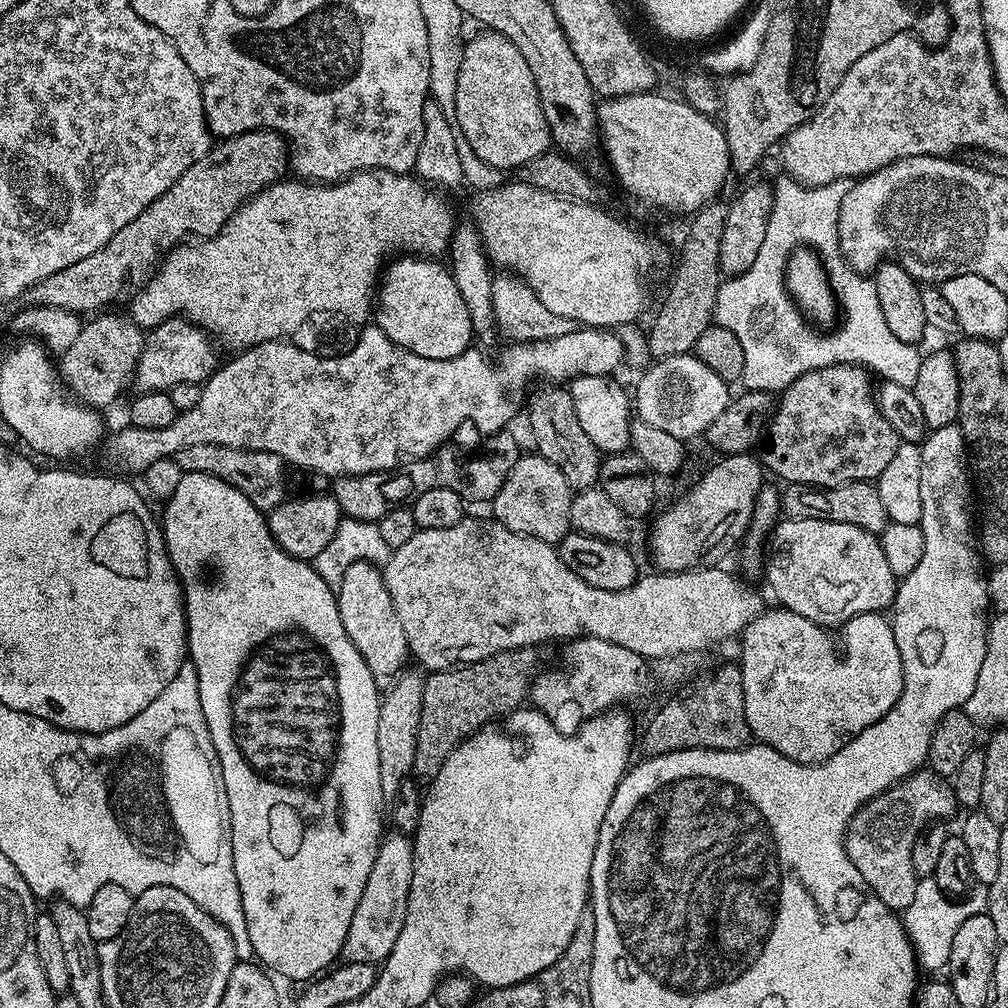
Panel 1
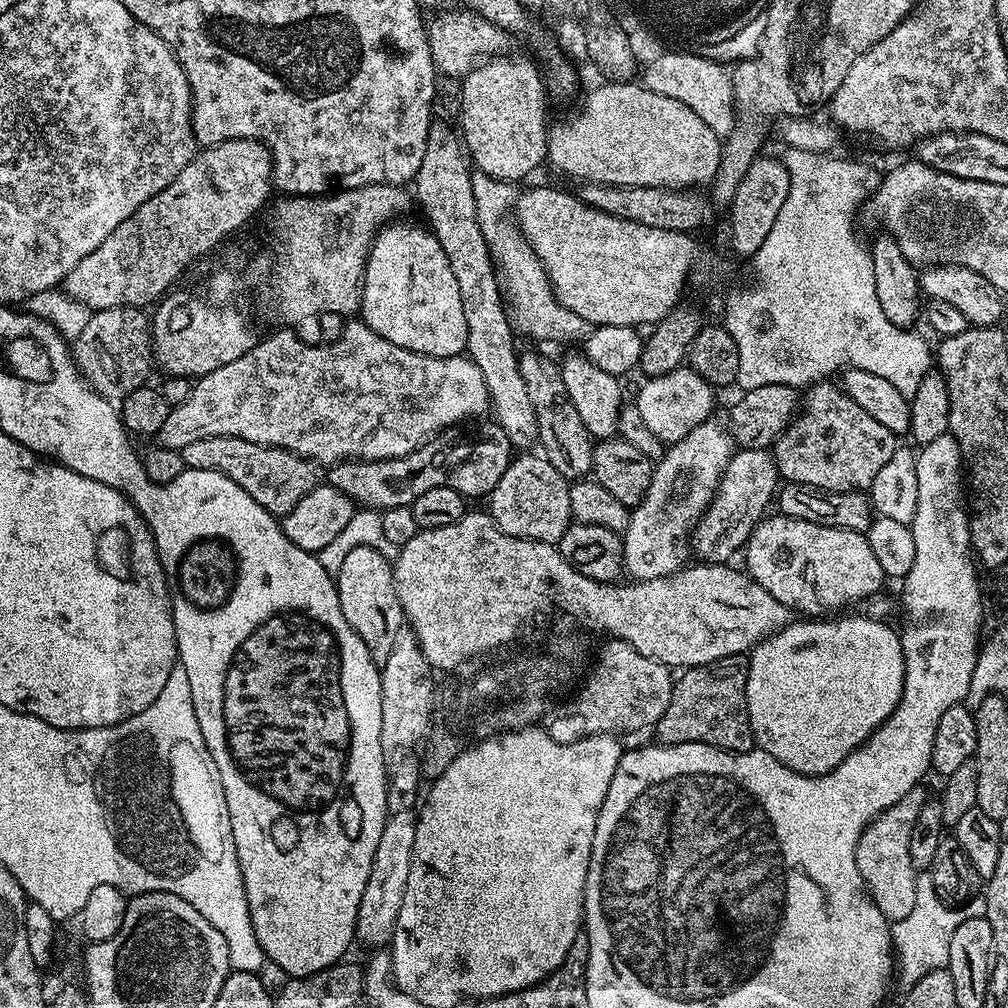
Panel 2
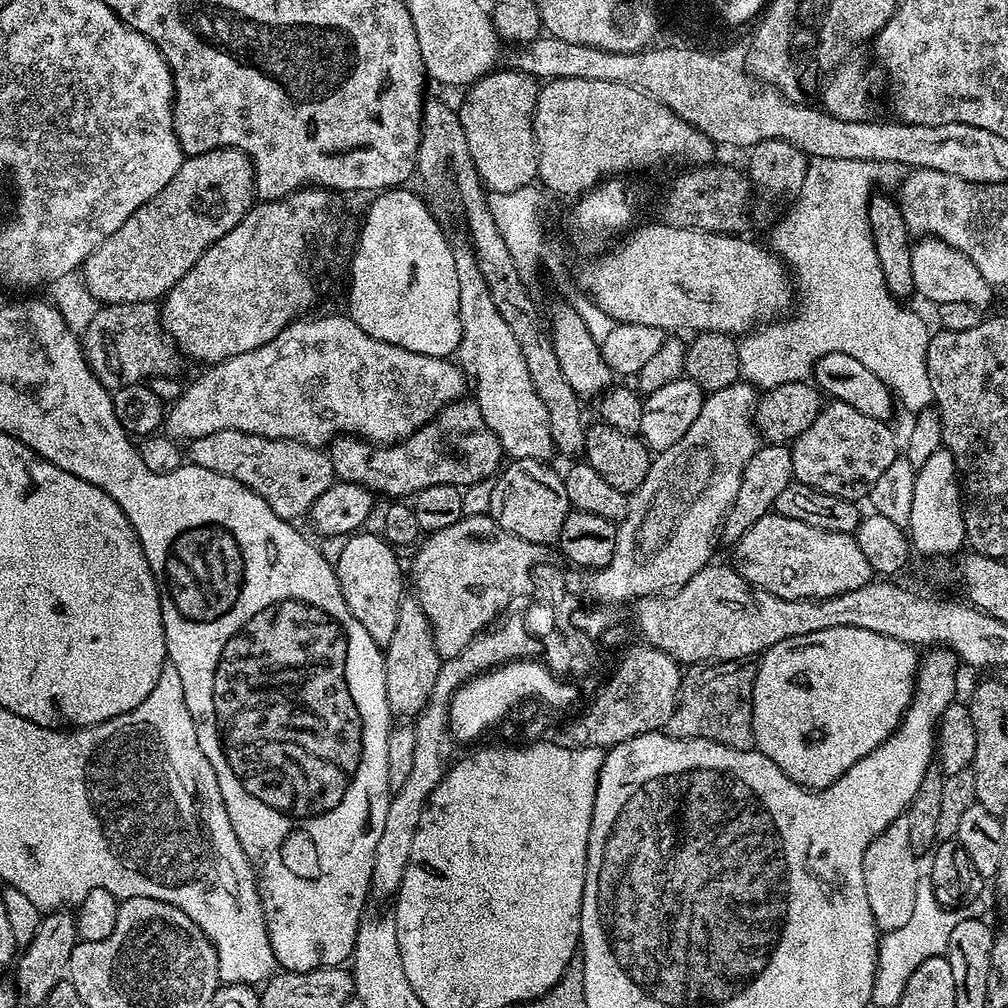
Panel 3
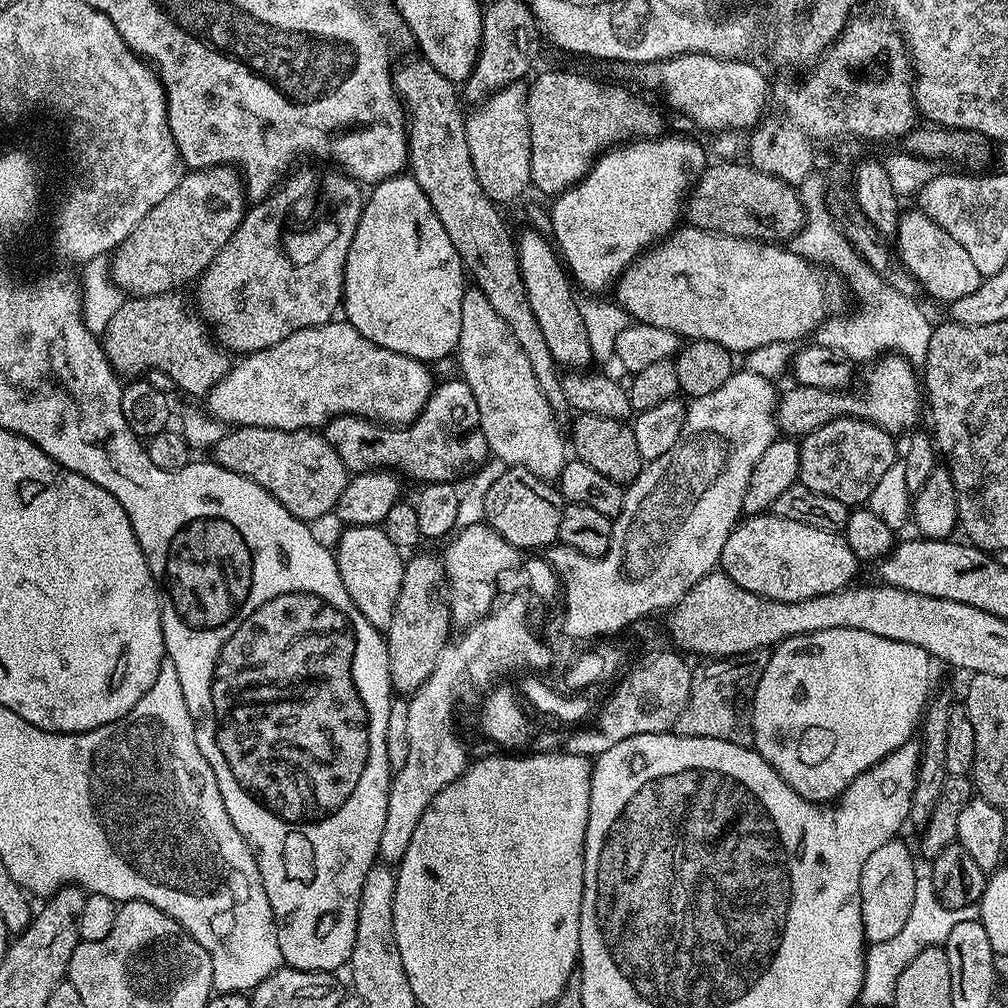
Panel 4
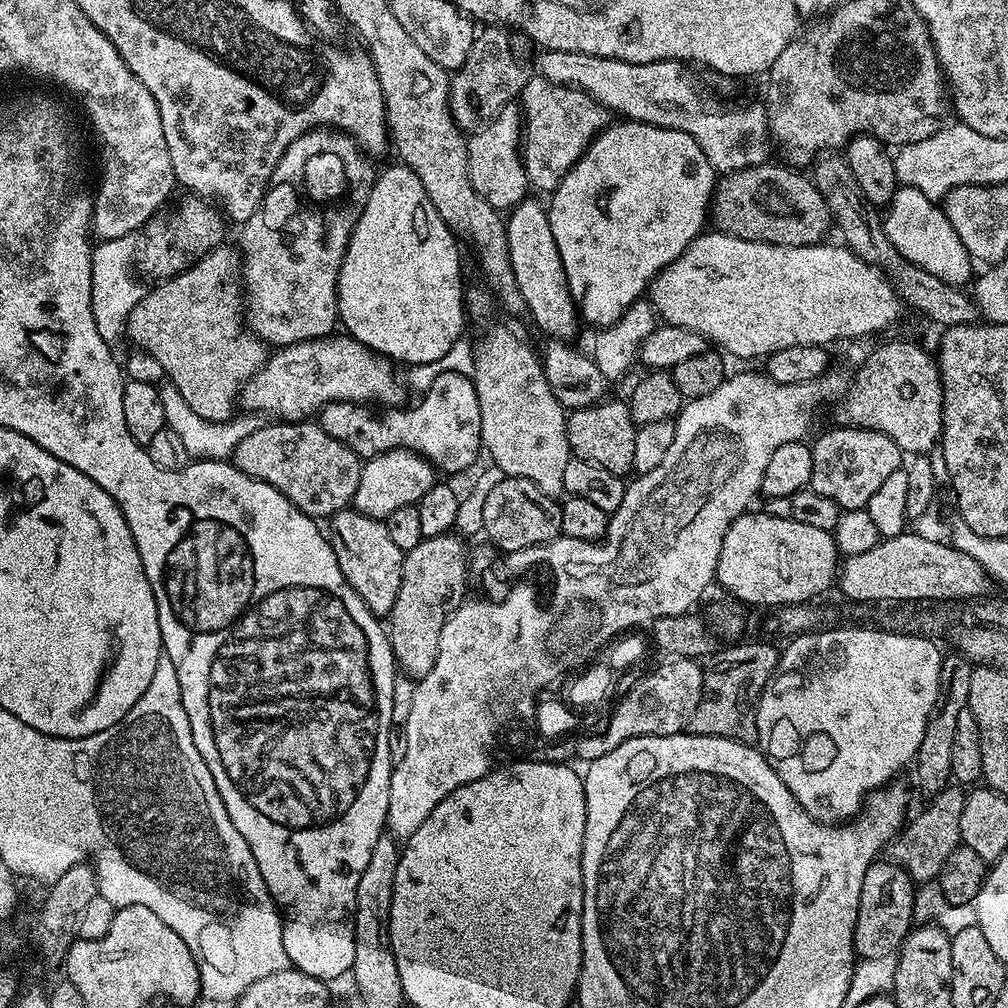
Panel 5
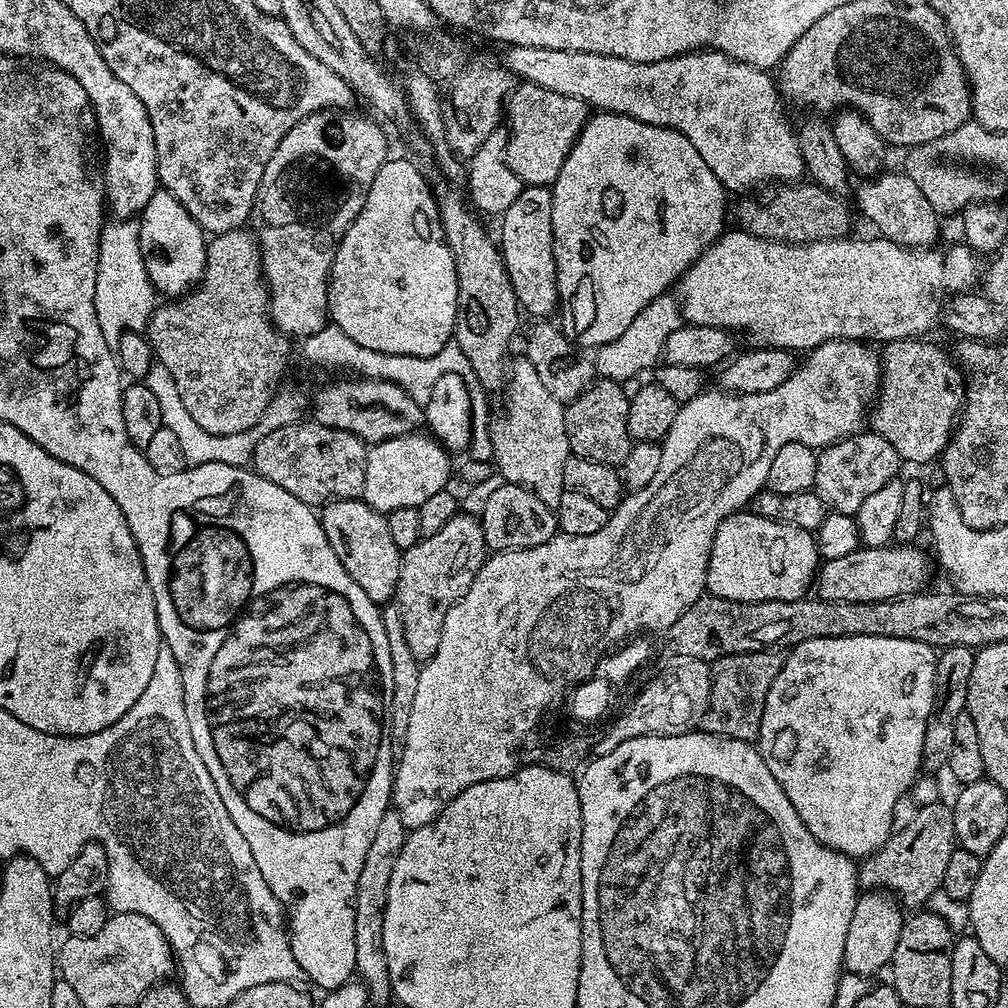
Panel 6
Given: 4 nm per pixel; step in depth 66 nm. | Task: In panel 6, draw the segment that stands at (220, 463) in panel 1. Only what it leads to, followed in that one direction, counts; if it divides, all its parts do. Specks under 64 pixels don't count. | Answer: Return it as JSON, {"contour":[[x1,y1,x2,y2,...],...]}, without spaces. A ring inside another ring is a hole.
{"contour":[[299,422,273,430,258,442,250,464,266,482,282,486,313,506,323,506,332,500,358,500,366,486,366,458,369,445,346,430,334,430,315,422]]}

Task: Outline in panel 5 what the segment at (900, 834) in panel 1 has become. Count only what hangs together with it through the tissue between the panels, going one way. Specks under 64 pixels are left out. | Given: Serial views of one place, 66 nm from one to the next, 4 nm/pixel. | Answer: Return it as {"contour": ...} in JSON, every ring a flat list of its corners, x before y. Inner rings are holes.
{"contour":[[873,862,862,878,862,898,858,906,858,918,852,946,860,960,891,956,908,939,914,927,916,888,908,873,891,862]]}

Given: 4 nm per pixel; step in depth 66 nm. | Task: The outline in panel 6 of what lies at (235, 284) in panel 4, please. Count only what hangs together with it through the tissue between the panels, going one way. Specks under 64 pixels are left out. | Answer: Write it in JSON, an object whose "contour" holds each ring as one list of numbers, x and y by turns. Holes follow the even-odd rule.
{"contour":[[325,110,302,118,302,122,298,122,298,126,291,128,286,134,286,138,282,138,282,142,278,142,278,150,274,150,274,158,270,158,270,162,266,162,266,170,262,174,262,182,258,186,256,207,250,224,254,229,256,241,260,244,260,261,264,267,264,282,268,285,270,293,272,323,275,324,279,332,283,332,289,338,295,338,295,336,305,338,314,335,322,330,325,324,329,323,328,278,332,275,332,263,334,262,336,247,342,242,346,230,350,230,354,218,358,218,362,206,366,206,366,198,370,194,370,186,374,186,374,174,378,174,378,170,390,156,390,152,388,152,388,136,379,128,381,125,371,115,365,114,363,116,362,113,356,111]]}

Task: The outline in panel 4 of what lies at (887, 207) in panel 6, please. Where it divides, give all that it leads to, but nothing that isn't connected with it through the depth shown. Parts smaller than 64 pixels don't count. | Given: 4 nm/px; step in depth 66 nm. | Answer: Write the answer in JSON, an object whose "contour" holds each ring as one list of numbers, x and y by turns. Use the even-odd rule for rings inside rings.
{"contour":[[913,210,901,215,894,248,900,263,921,284,923,291,936,299,951,302,978,290,982,277,970,254,966,254,966,249,954,242,954,238,950,238,950,234,946,234,946,230,942,230,942,226,938,226,938,222,931,220,925,212]]}

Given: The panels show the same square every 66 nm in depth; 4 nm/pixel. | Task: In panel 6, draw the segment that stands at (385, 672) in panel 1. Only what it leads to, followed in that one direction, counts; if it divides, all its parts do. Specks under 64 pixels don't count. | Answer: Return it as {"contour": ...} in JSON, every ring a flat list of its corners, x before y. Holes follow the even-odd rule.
{"contour":[[363,498,358,500,332,500,323,505,319,513,322,530,326,530,326,538,330,538,330,546,334,546,334,554,338,554,338,562,362,586,366,598,370,598,377,606,383,606,395,597,398,586,398,570,402,549,394,546,390,539,390,526,385,513,374,510]]}

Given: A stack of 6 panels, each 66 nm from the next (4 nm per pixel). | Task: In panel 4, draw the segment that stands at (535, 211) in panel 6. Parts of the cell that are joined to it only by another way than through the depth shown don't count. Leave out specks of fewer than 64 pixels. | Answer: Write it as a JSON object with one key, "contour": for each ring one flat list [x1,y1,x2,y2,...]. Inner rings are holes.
{"contour":[[531,231,521,236,519,233,516,240,516,257,526,286,526,298,530,298,530,310,534,310,534,318,538,318,546,346,550,346,550,354,554,354,557,365,564,370,587,369,588,363,594,360,592,343,582,310,578,310,577,293,572,293,574,281,553,241,543,231]]}

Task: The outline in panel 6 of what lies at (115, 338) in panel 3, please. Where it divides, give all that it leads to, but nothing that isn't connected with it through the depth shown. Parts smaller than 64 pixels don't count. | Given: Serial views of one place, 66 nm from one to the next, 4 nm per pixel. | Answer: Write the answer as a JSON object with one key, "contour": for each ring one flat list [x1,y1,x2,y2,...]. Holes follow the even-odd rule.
{"contour":[[247,227,235,228,229,232,215,233,208,240,208,253,206,254,206,266,204,267,204,276,195,288,184,293,179,298,169,299,161,303,156,311,148,317,146,327,148,342,152,346,152,355,166,370,170,370,170,378,174,378,174,386,178,386,178,394,182,397,182,403,185,404,190,418,202,426,210,434,242,434,242,430,250,430,263,417,266,408,271,404,271,398,281,387,280,379,284,376,284,371,288,368,288,359,292,356,292,348,289,337,276,329,272,323,270,315,270,293,268,285,264,282,264,267,260,261,260,244,256,241,255,235]]}

